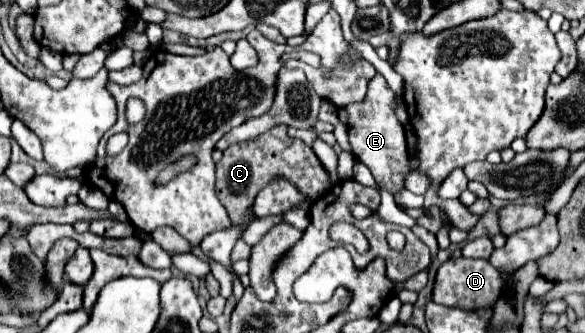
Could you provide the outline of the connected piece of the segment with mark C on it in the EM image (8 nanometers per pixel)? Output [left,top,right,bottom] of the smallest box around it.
[216,126,330,224]

